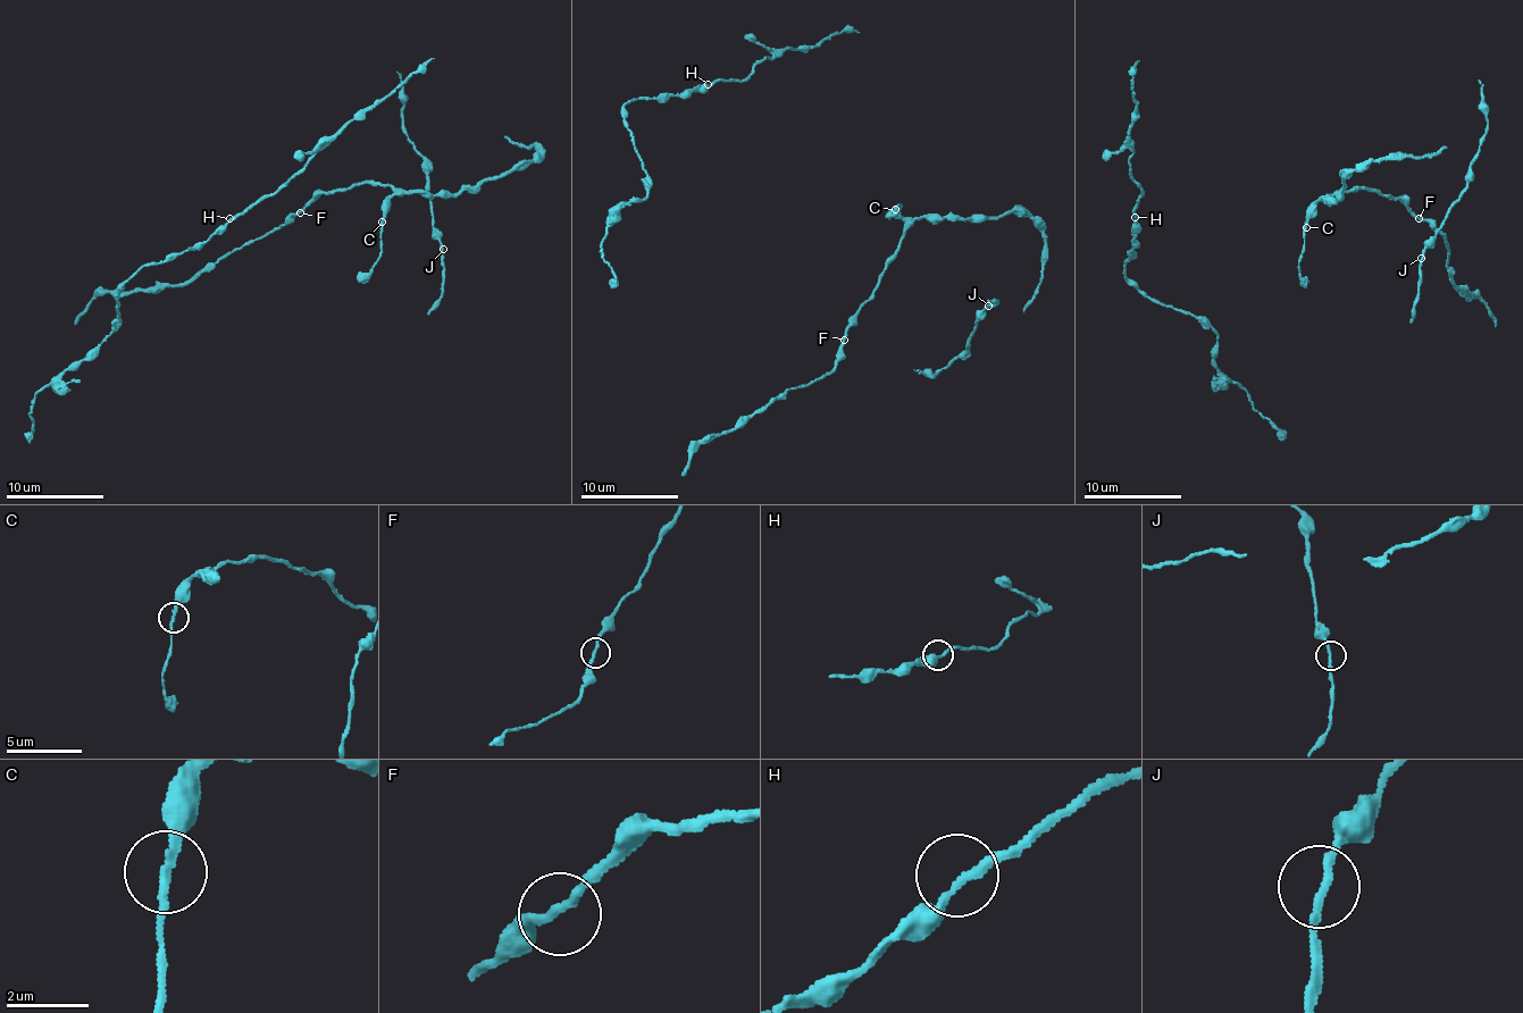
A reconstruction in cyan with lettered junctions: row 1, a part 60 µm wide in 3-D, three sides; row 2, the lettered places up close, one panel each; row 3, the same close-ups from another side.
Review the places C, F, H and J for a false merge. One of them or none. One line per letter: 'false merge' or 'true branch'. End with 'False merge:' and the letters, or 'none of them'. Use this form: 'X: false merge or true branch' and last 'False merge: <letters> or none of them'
C: true branch
F: true branch
H: true branch
J: true branch
False merge: none of them

